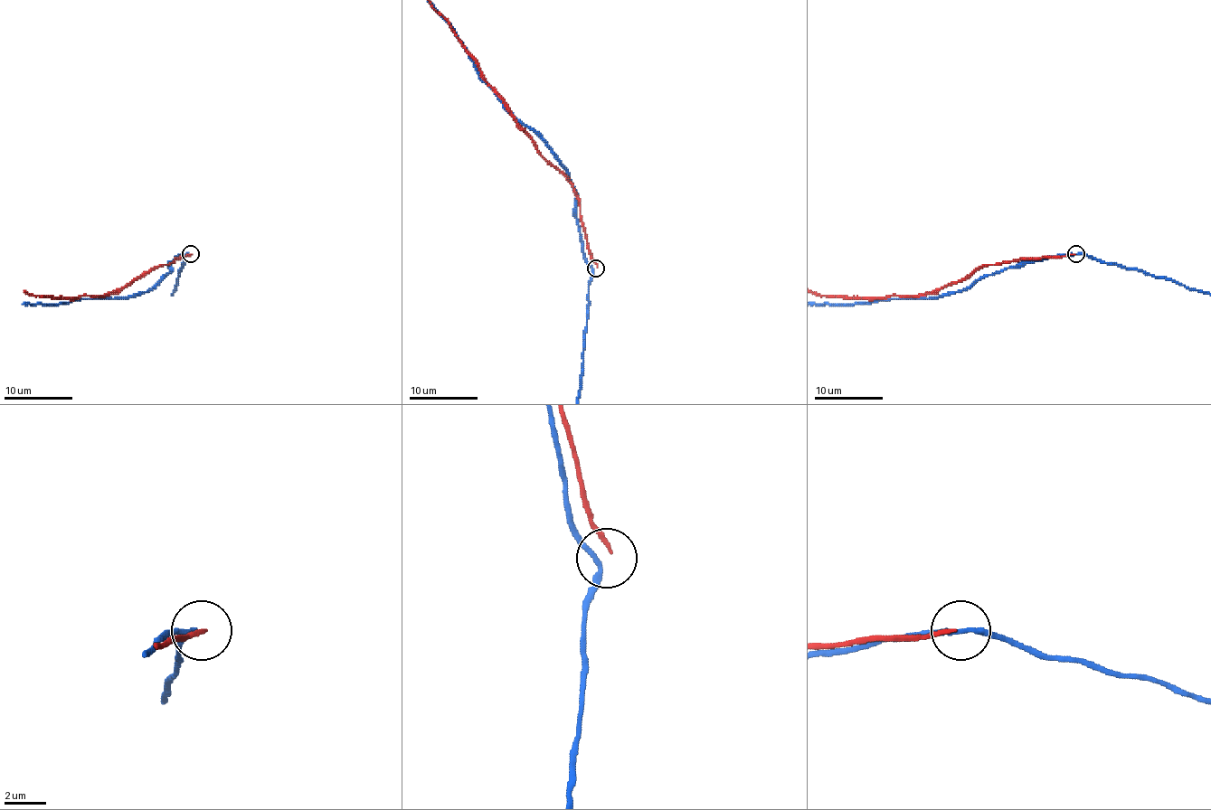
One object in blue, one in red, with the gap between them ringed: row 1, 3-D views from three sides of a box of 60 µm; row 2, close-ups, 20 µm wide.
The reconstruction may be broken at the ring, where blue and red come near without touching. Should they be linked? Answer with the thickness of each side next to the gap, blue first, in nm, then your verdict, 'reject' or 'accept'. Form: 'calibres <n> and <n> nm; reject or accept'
calibres 240 and 170 nm; reject

